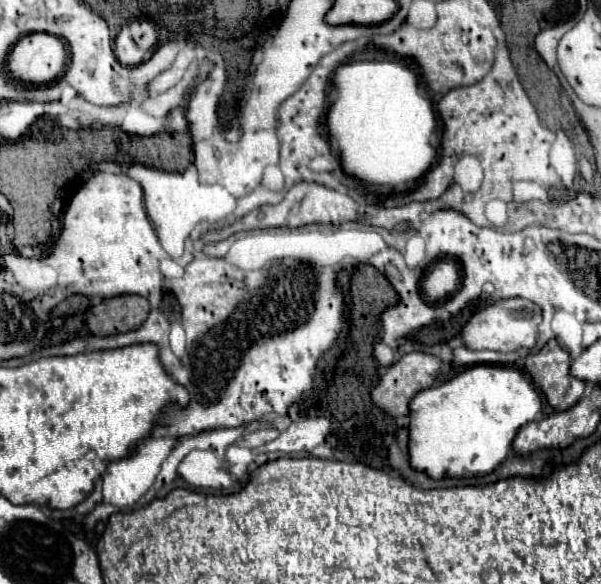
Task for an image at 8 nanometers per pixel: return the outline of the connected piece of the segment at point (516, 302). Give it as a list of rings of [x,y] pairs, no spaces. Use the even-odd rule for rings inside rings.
[[[501,299],[481,311],[477,311],[459,331],[463,345],[467,349],[491,349],[499,353],[509,353],[521,347],[531,349],[537,341],[537,327],[541,323],[541,309],[525,299]]]

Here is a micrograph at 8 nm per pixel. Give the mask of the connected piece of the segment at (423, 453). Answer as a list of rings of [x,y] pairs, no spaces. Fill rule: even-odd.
[[[475,365],[467,371],[463,371],[461,375],[437,385],[437,387],[431,387],[431,389],[425,389],[421,393],[417,393],[411,403],[409,403],[409,463],[415,471],[421,471],[425,473],[427,477],[431,479],[441,479],[445,475],[449,477],[479,477],[479,475],[489,475],[499,463],[503,463],[503,459],[507,457],[509,449],[511,449],[511,443],[513,443],[513,437],[517,435],[519,427],[523,427],[525,423],[531,423],[541,411],[541,397],[539,393],[535,391],[535,385],[531,383],[531,379],[521,371],[521,369],[515,369],[515,367],[497,367],[497,365]]]

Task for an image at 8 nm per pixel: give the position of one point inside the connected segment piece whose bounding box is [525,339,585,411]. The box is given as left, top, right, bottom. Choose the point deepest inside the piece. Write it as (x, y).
(551, 365)

